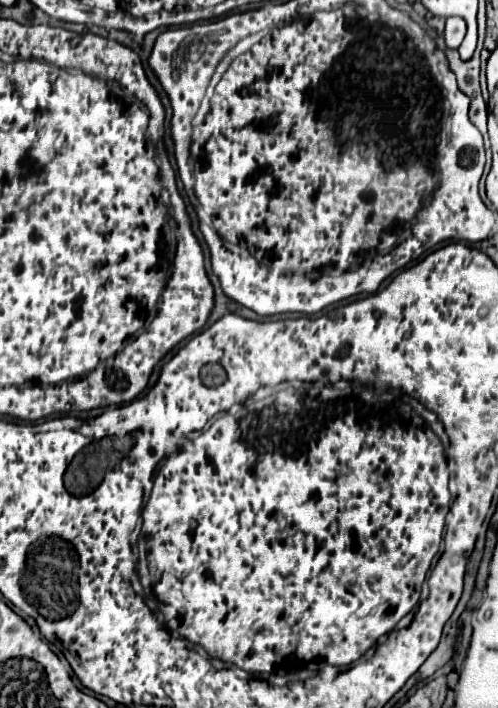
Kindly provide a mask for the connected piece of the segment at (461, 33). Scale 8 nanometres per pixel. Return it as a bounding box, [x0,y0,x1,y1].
[443,17,467,49]

